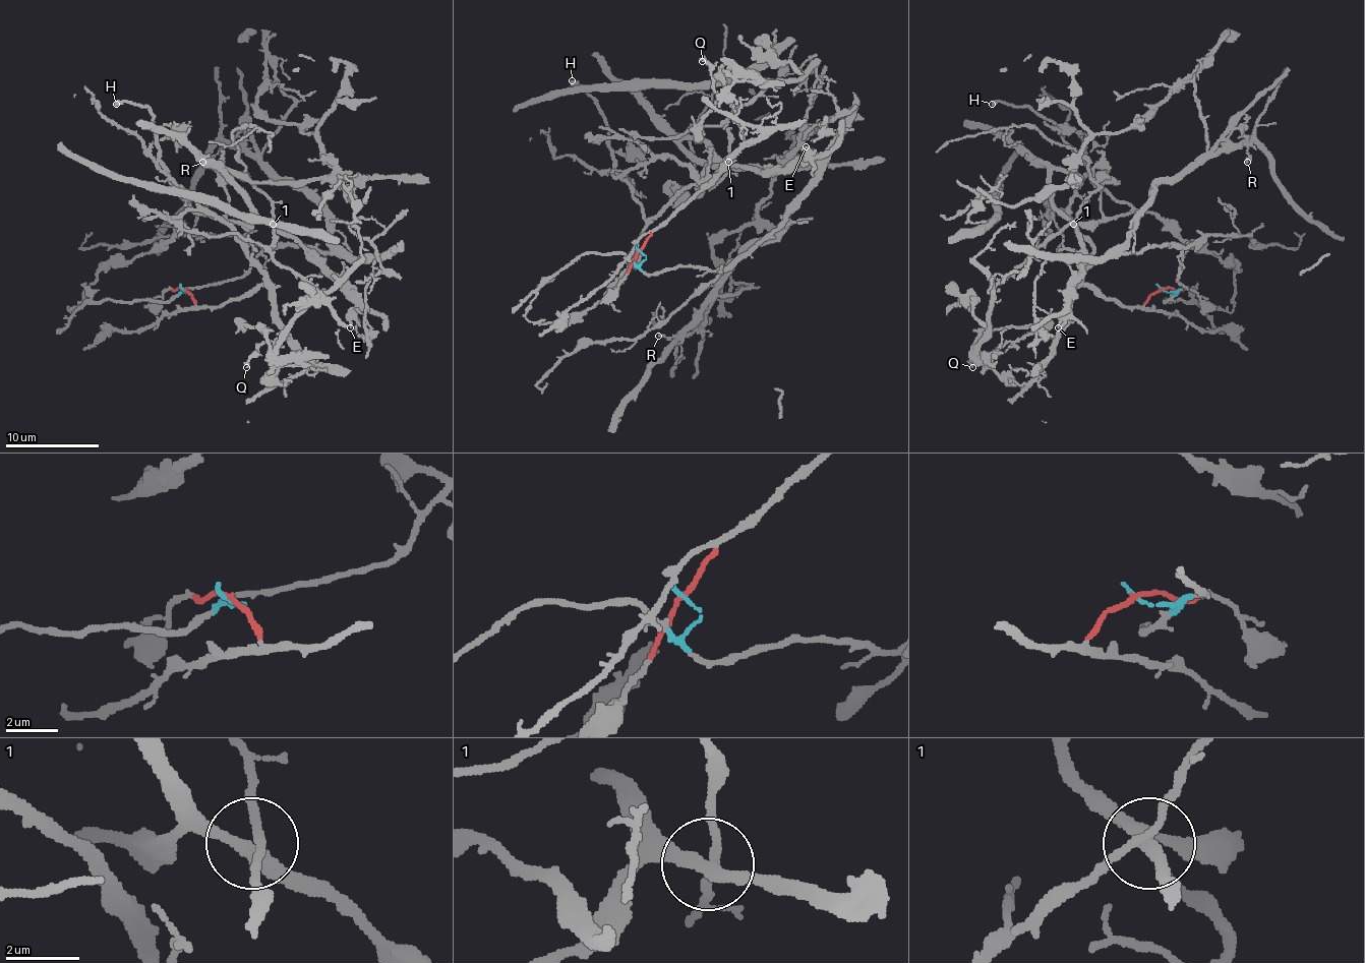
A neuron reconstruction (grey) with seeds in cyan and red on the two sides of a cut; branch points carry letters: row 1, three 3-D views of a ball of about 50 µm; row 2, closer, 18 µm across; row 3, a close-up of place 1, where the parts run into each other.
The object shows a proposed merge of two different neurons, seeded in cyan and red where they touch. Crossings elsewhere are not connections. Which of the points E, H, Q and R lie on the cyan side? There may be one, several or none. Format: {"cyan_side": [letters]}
{"cyan_side": ["R"]}

